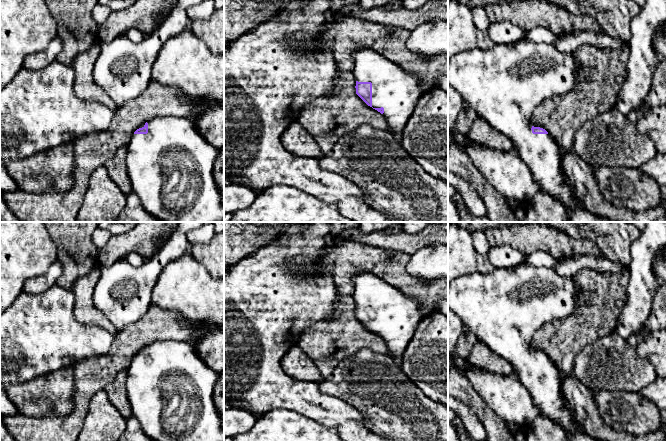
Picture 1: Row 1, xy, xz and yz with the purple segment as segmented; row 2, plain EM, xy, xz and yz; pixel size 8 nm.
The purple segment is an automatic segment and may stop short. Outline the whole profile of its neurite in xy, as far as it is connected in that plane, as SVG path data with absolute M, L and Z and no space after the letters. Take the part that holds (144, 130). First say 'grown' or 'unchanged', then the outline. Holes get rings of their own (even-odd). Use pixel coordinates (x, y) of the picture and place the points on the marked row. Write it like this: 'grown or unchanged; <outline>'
grown; M164 116L150 119L142 128L134 132L131 141L127 145L125 163L134 193L140 199L144 209L154 218L162 222L224 222L224 205L213 178L213 166L216 159L220 156L219 153L220 151L216 147L212 146L201 136L192 122L182 117Z

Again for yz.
grown; M577 31L558 36L555 44L536 43L524 37L513 44L494 44L490 50L476 49L461 52L448 60L448 84L461 95L463 101L466 101L475 110L478 117L483 118L493 128L512 140L515 152L527 165L534 181L539 185L539 191L550 195L565 207L569 222L613 221L589 213L572 196L572 188L565 182L562 171L563 151L545 129L532 125L533 112L544 99L565 95L576 88L580 63L575 59L573 53L580 46L587 44L601 49L613 49L620 48L624 43L605 33Z

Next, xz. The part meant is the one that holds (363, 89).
grown; M369 48L354 51L352 58L356 94L384 115L392 134L400 140L418 100L425 93L420 88L419 77Z

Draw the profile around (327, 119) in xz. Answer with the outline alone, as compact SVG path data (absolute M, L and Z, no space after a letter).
M337 69L332 91L304 106L297 122L315 139L322 155L328 155L335 143L363 125L392 134L383 114L368 106L356 94L352 71Z

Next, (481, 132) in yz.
M477 117L467 134L467 138L481 146L510 151L514 149L514 145L511 139L493 128L483 118Z

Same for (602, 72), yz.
M629 44L620 48L601 49L582 45L573 56L580 63L578 85L565 94L544 99L534 110L532 126L545 129L563 152L571 152L577 130L586 122L615 107L622 84L627 75Z

